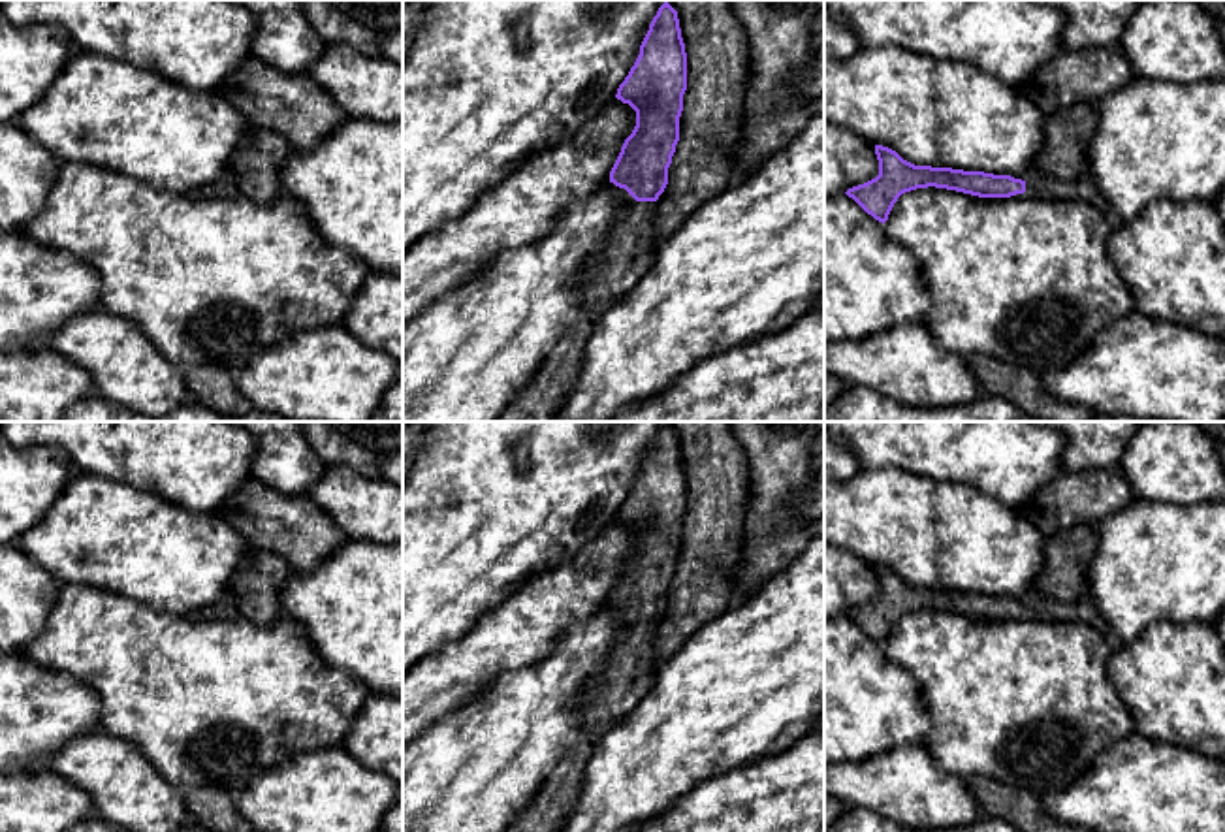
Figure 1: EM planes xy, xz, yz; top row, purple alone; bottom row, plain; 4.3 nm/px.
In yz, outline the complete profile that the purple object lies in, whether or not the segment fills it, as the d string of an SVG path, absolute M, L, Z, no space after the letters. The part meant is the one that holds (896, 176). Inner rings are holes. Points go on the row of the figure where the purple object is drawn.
M875 145L875 154L879 160L879 175L864 184L849 188L845 194L883 224L888 220L888 215L901 194L928 186L978 198L1010 198L1027 192L1033 198L1082 200L1099 207L1114 228L1122 224L1108 209L1099 186L1088 175L1073 181L1056 181L1031 169L1022 181L1010 175L984 171L915 166L883 145Z

